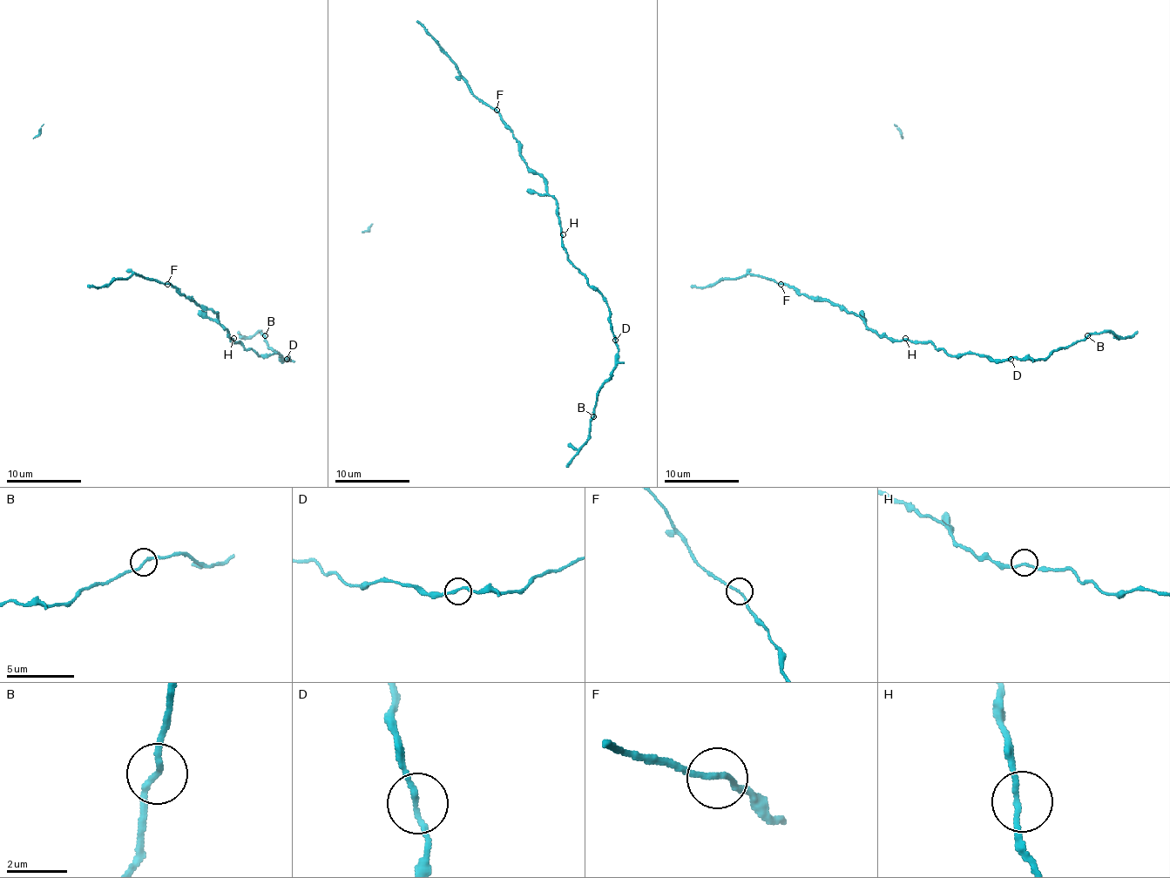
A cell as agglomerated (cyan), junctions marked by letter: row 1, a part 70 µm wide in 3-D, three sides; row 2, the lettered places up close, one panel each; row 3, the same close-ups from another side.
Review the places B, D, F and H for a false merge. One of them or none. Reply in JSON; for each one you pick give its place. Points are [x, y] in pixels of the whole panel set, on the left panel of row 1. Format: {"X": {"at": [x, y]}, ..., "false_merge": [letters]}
{"false_merge": []}

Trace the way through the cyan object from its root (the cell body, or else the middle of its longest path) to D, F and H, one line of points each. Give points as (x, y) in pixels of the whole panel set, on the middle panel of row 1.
D: (537, 172), (555, 200), (561, 246), (566, 259), (606, 302), (615, 340)
F: (537, 172), (527, 165), (521, 156), (521, 145), (497, 111)
H: (537, 172), (544, 180), (546, 192), (555, 200), (563, 234)

